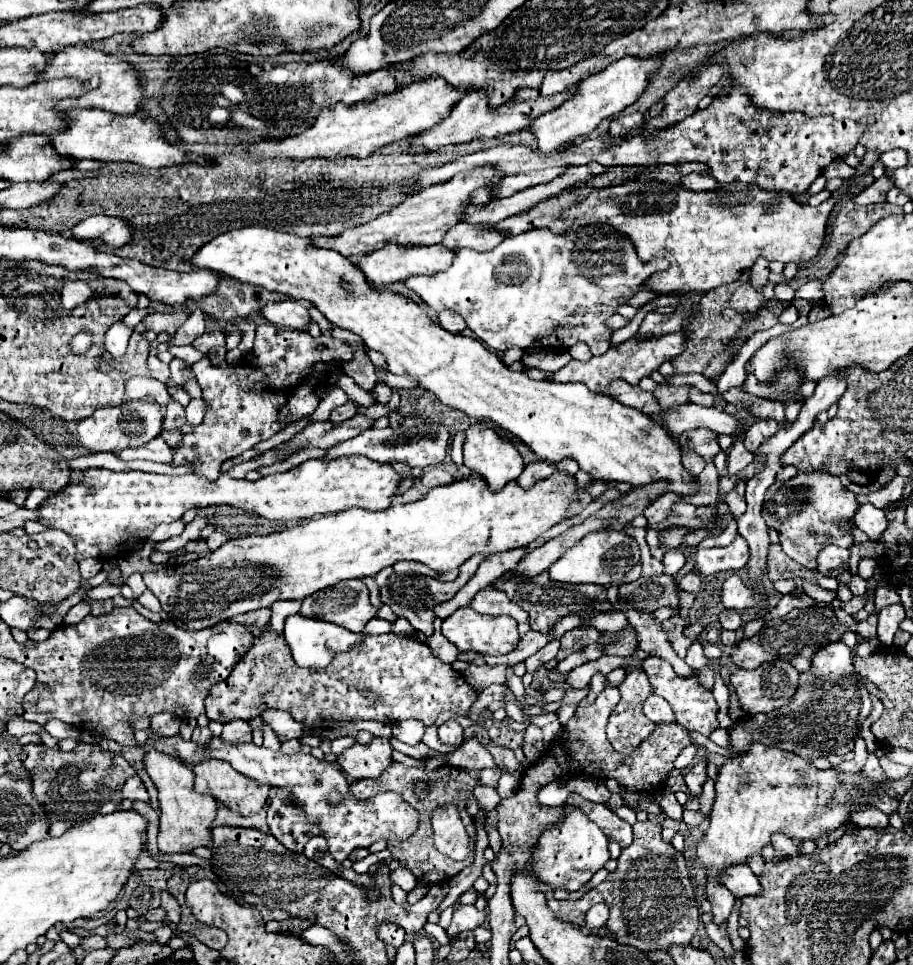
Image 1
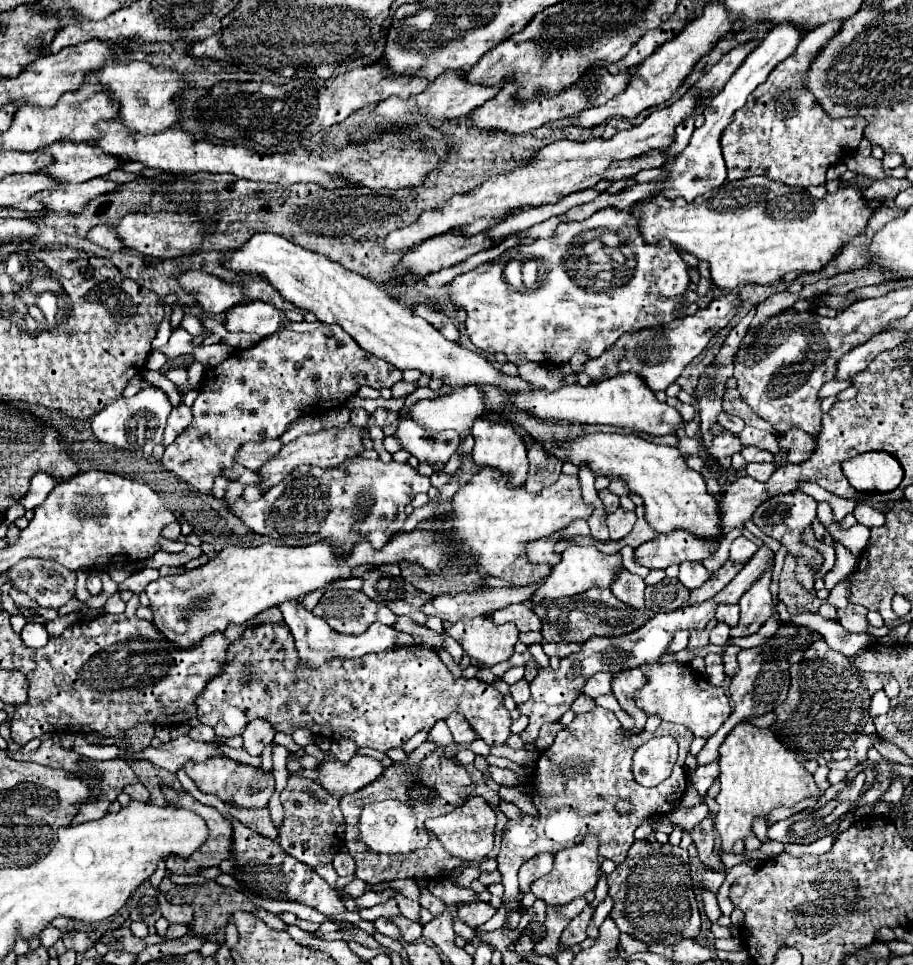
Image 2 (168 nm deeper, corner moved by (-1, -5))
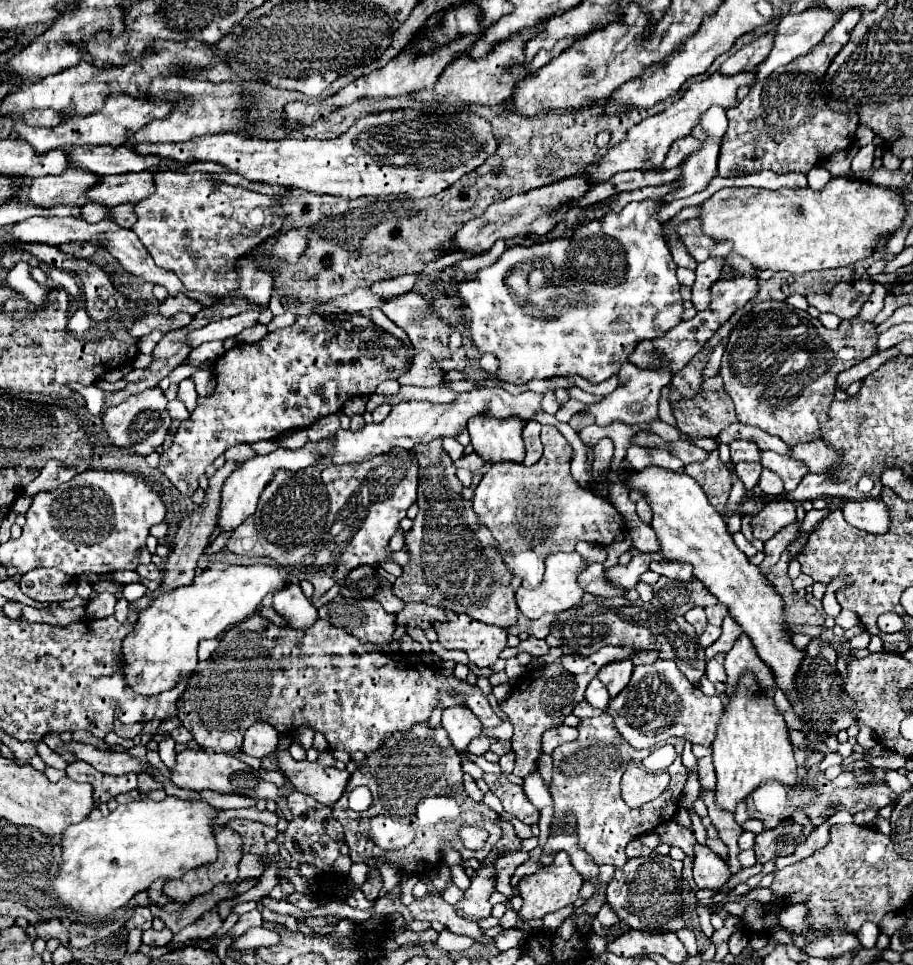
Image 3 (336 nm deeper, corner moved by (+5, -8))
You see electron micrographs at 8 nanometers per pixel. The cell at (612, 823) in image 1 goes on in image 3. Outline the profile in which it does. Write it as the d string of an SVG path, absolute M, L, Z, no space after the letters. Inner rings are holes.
M601 713L599 717L593 719L581 719L577 725L579 735L577 739L559 745L551 757L553 757L553 779L551 779L551 797L555 799L553 803L553 821L551 829L561 831L565 829L567 817L575 815L577 823L577 837L579 837L579 847L587 851L597 865L613 865L613 867L623 867L627 861L625 855L625 845L635 839L641 833L653 831L661 823L667 823L675 815L679 795L683 791L683 785L687 781L687 769L681 763L681 751L683 751L683 739L675 739L675 749L677 749L677 761L671 765L671 781L663 795L657 799L641 805L641 807L629 807L623 797L621 797L621 775L627 767L629 757L635 762L642 762L658 746L663 746L664 742L657 743L651 749L636 750L617 731L613 717L607 713Z

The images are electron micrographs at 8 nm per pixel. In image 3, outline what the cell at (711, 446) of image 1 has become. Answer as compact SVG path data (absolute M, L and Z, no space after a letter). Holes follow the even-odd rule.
M731 441L729 449L731 449L731 461L733 463L759 461L759 447L751 441Z

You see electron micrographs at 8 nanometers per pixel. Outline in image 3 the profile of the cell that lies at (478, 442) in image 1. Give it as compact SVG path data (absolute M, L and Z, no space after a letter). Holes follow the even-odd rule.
M471 419L467 423L467 431L475 453L485 463L523 463L523 425L525 423L519 423L519 419Z

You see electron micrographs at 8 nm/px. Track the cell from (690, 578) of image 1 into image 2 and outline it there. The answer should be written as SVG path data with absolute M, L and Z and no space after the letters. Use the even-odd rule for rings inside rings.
M681 562L679 564L679 580L689 590L699 588L703 582L709 580L709 576L711 576L711 572L699 562Z

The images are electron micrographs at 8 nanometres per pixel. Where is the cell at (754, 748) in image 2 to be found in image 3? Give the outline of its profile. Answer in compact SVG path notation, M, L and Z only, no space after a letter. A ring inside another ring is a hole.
M739 691L735 699L729 699L727 713L719 721L719 731L711 749L713 749L713 765L717 771L715 803L729 813L735 813L737 803L745 801L767 779L777 779L789 787L797 783L797 763L793 757L791 741L787 737L787 725L783 721L783 715L779 715L779 711L775 709L773 699L755 699L755 695L747 695L747 691Z

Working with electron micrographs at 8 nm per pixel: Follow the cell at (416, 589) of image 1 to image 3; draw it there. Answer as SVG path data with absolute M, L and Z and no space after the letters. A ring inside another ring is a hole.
M377 573L365 575L357 581L347 581L341 589L341 595L355 597L355 599L375 599L383 605L387 613L393 613L393 615L405 607L405 603L393 595L393 585Z

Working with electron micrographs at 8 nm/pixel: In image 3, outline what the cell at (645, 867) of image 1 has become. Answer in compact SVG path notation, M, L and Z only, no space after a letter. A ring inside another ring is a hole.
M647 851L639 857L627 859L627 863L617 869L613 879L607 883L607 903L617 913L619 921L631 929L649 933L675 933L685 927L681 909L681 869L681 861L675 861L671 855L661 855L657 851Z

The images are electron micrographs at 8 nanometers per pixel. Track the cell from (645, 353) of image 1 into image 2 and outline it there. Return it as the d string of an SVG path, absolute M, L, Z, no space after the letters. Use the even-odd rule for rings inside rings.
M729 292L715 298L705 310L699 310L695 316L685 316L657 328L645 328L635 334L625 334L613 348L609 348L599 358L589 360L585 364L583 372L577 374L577 384L585 386L591 384L591 380L601 382L619 372L637 372L651 386L653 392L665 390L669 384L673 384L679 378L683 368L695 356L701 354L701 350L709 344L709 340L731 322L731 318L737 314L739 304L741 304L739 294Z

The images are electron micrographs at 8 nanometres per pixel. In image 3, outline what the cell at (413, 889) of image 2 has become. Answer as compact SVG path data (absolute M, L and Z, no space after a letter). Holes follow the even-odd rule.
M427 893L425 897L421 899L415 899L411 905L409 905L409 911L415 919L425 919L425 921L439 921L443 923L449 931L457 933L457 935L467 935L471 937L473 941L477 943L487 943L489 937L483 933L483 929L473 923L473 921L467 921L467 919L461 919L453 905L445 903L441 899L441 895L435 895L435 893Z

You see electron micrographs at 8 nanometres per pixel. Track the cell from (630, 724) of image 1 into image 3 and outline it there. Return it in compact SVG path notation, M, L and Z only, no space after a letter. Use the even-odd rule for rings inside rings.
M625 659L625 661L609 663L607 667L603 667L597 673L597 679L603 681L607 691L609 691L609 695L615 697L627 687L627 683L631 679L631 673L633 673L633 663L631 663L631 659Z

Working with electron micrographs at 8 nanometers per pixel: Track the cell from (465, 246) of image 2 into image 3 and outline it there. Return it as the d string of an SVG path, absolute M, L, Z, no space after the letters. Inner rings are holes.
M563 179L539 189L531 189L523 195L515 195L509 199L503 199L499 203L493 203L487 207L487 211L481 217L475 217L467 223L463 223L463 227L455 233L453 239L449 239L447 243L443 243L439 249L441 251L465 251L465 253L473 253L473 255L481 255L485 251L489 251L493 247L493 243L497 239L513 239L513 237L525 237L525 235L545 235L549 233L557 221L561 221L563 213L567 209L555 211L555 207L559 207L565 201L571 199L579 199L587 193L587 183L583 183L583 179Z

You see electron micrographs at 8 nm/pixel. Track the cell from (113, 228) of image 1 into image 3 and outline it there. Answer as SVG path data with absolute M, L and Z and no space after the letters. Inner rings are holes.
M155 173L155 193L135 203L137 221L131 231L141 239L155 265L175 271L187 289L209 291L211 295L227 295L235 287L235 263L239 257L249 253L265 237L277 231L283 223L279 201L269 195L259 195L243 187L231 187L211 179L207 173Z

